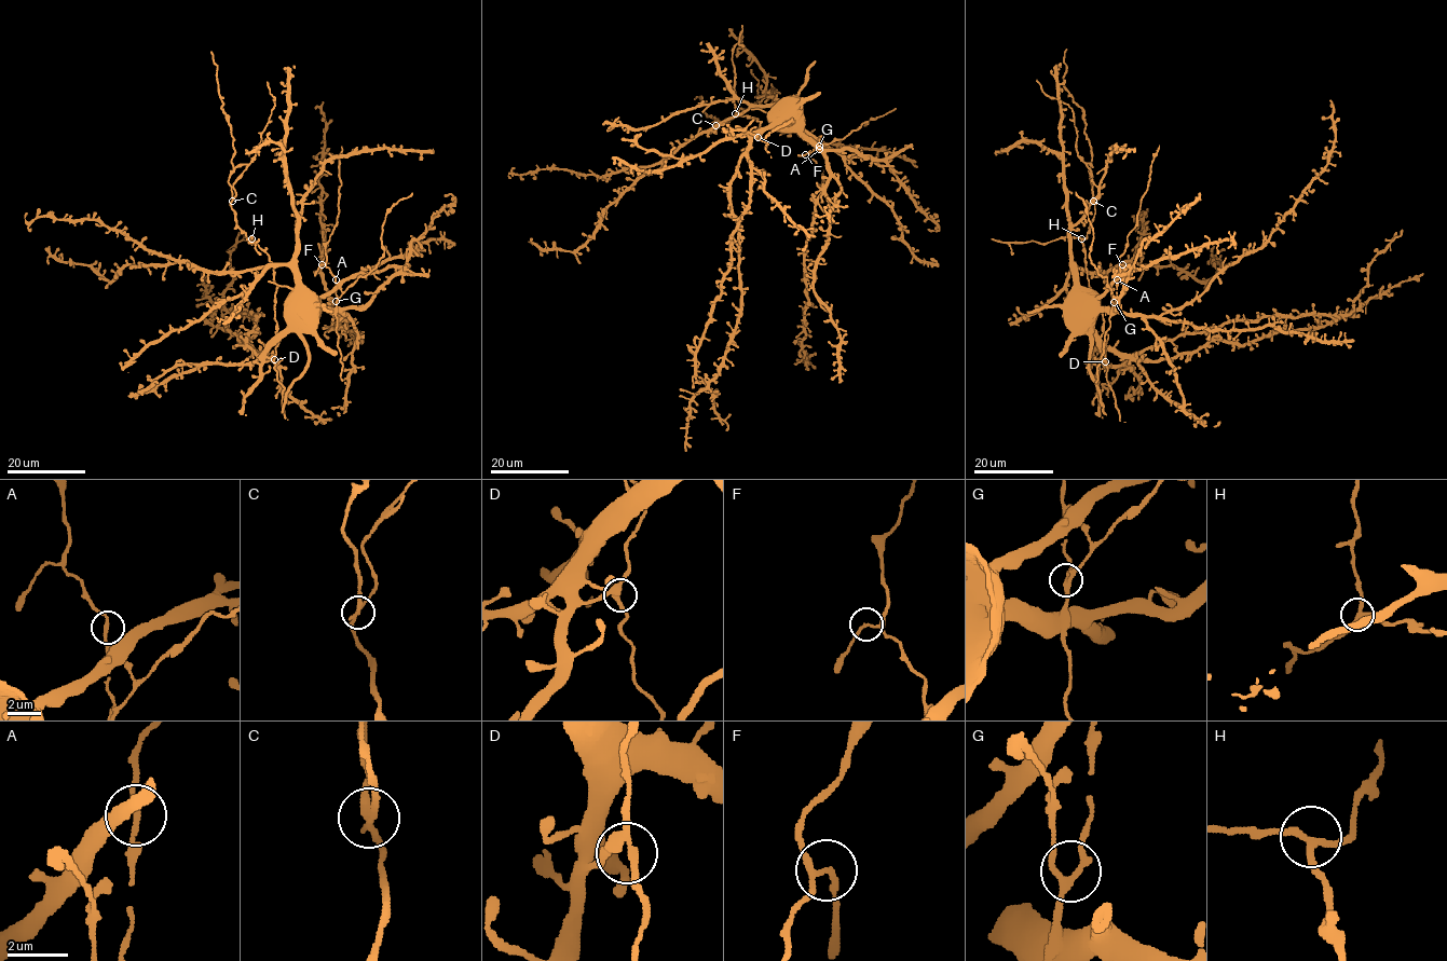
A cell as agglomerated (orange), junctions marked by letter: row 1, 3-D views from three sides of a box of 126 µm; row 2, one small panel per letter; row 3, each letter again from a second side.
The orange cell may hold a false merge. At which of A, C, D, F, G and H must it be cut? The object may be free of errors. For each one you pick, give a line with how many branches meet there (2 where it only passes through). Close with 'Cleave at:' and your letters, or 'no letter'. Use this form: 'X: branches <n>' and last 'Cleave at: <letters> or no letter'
C: branches 3
Cleave at: C

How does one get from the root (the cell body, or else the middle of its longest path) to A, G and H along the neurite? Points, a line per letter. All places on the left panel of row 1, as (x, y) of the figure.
A: (300, 292), (308, 289), (319, 300), (318, 306), (333, 309), (336, 279)
G: (300, 292), (302, 289), (311, 292), (319, 300), (318, 306), (333, 309), (336, 301)
H: (300, 292), (291, 326), (268, 348), (265, 361), (280, 340), (277, 287), (269, 257), (251, 238)

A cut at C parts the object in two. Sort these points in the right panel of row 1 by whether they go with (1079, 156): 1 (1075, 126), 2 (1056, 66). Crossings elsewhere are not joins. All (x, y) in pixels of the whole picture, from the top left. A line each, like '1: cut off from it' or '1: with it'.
1: with it
2: cut off from it

